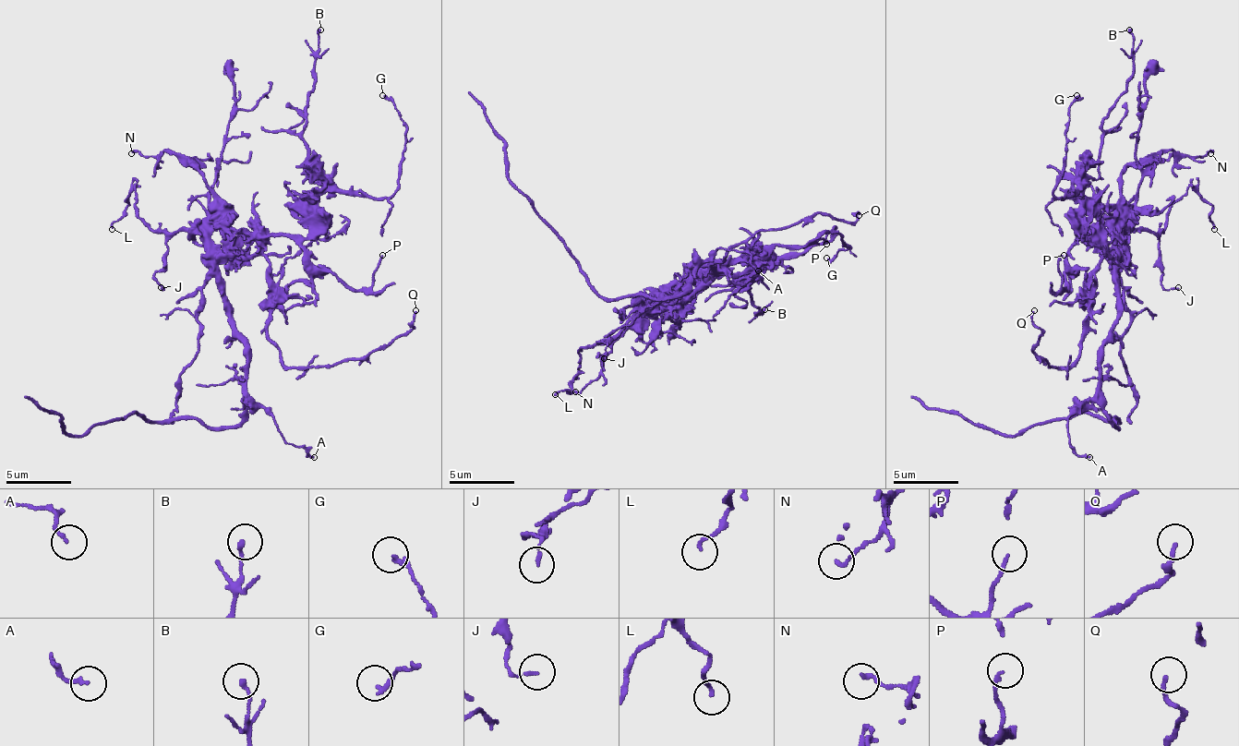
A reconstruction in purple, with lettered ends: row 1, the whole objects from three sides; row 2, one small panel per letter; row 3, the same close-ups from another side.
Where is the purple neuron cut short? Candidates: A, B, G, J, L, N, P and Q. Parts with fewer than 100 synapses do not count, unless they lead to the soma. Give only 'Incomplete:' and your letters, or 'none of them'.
Incomplete: none of them

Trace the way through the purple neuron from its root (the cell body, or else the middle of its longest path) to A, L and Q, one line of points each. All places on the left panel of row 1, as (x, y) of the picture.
A: (197, 314), (213, 278), (229, 327), (246, 349), (246, 395), (275, 421), (288, 444), (314, 457)
L: (197, 314), (206, 278), (203, 238), (193, 232), (150, 229), (138, 215), (135, 189), (125, 212), (112, 229)
Q: (197, 314), (203, 284), (246, 255), (269, 264), (269, 340), (288, 366), (366, 359), (409, 330), (415, 310)

